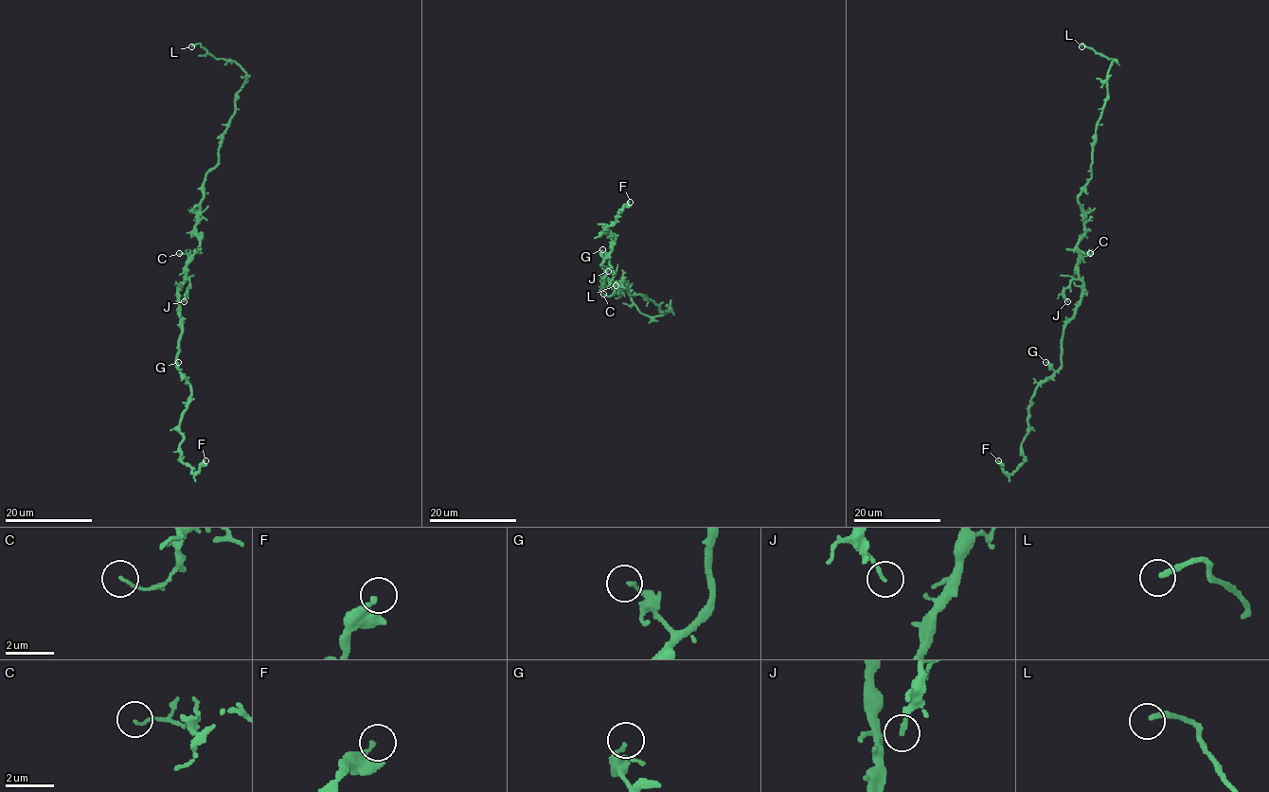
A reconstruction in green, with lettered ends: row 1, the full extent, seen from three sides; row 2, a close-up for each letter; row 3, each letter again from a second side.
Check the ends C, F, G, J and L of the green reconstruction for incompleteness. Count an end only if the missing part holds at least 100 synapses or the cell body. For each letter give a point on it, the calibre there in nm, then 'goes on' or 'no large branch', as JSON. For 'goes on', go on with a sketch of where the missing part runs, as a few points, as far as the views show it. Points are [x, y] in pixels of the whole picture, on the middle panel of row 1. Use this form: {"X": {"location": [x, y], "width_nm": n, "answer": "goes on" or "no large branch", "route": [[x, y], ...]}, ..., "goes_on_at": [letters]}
{"C": {"location": [603, 294], "width_nm": 110, "answer": "no large branch"}, "F": {"location": [630, 202], "width_nm": 200, "answer": "no large branch"}, "G": {"location": [602, 249], "width_nm": 120, "answer": "no large branch"}, "J": {"location": [608, 271], "width_nm": 140, "answer": "no large branch"}, "L": {"location": [616, 285], "width_nm": 220, "answer": "goes on", "route": [[616, 285], [586, 303], [572, 297], [533, 300]]}, "goes_on_at": ["L"]}

